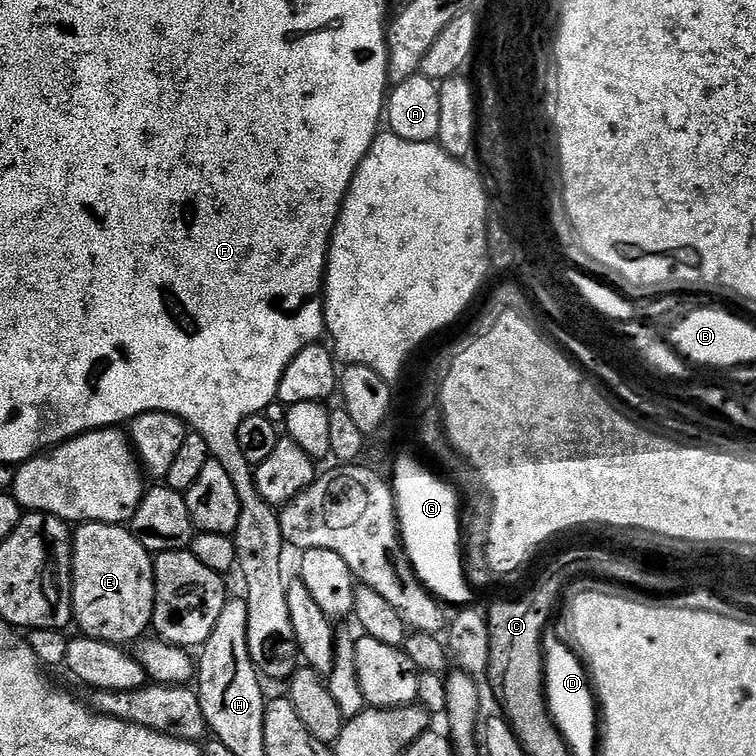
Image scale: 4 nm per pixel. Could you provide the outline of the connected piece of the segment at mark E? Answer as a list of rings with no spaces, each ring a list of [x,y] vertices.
[[[82,524],[75,529],[72,537],[72,614],[75,627],[80,627],[79,631],[85,636],[110,642],[121,646],[128,646],[131,640],[139,641],[145,635],[144,631],[149,631],[152,622],[152,611],[156,605],[156,570],[154,567],[153,553],[141,546],[132,536],[127,527],[119,524]]]

